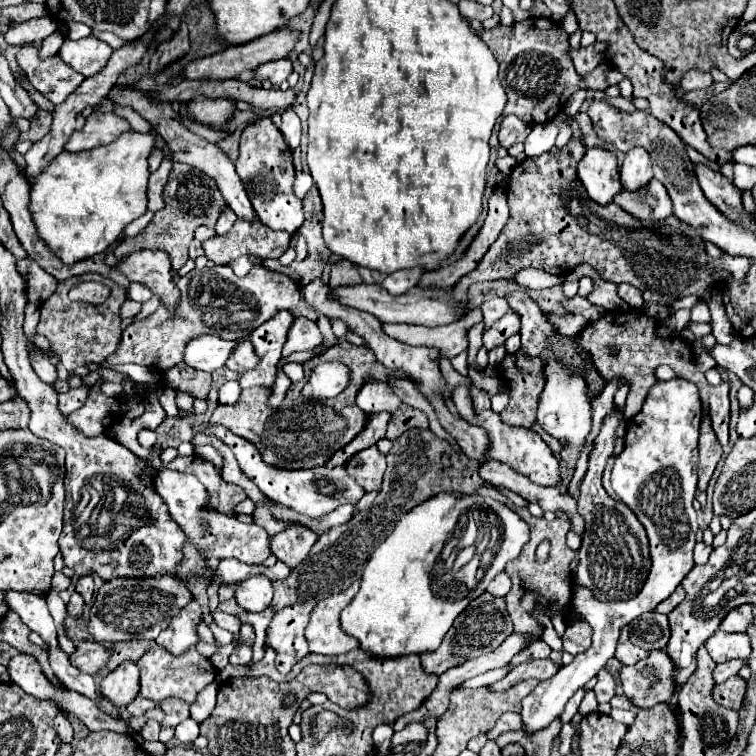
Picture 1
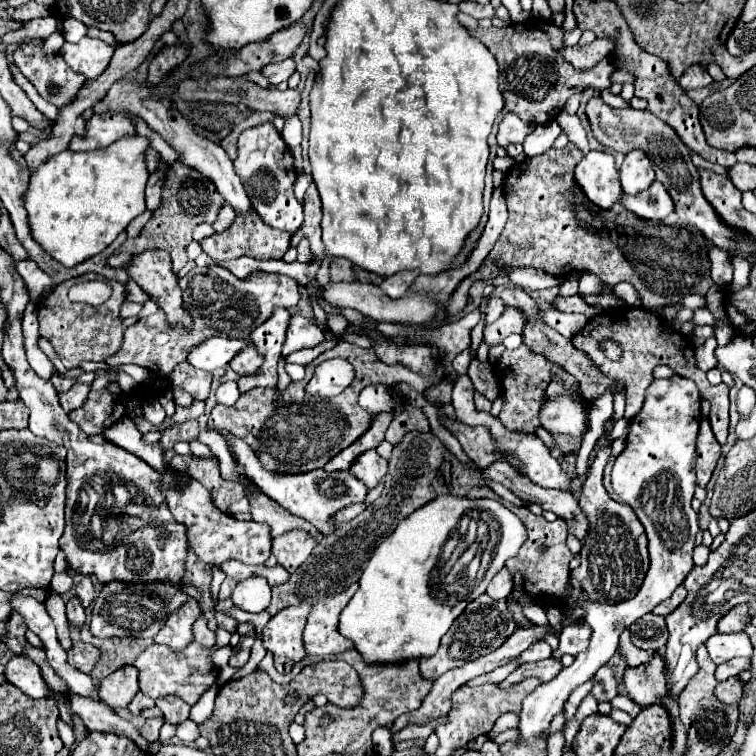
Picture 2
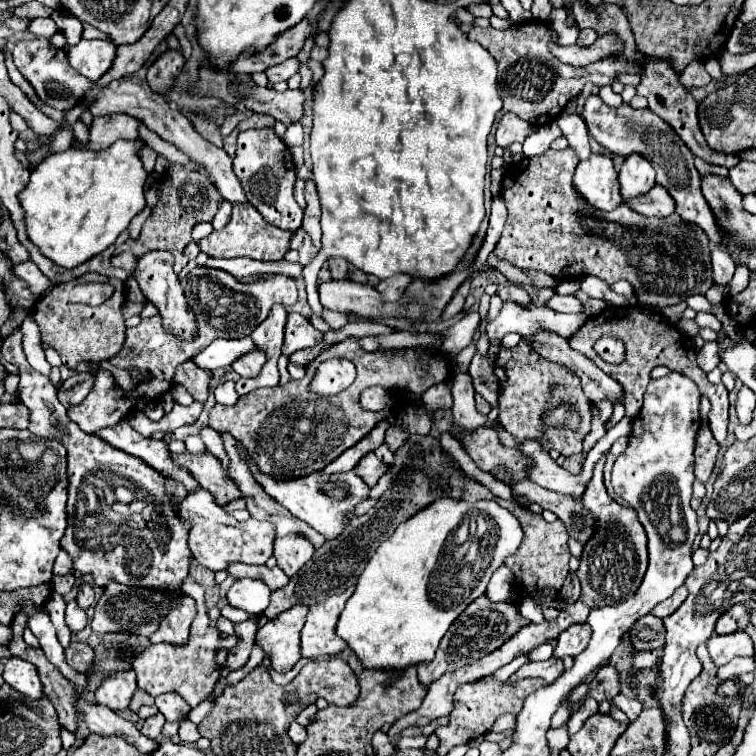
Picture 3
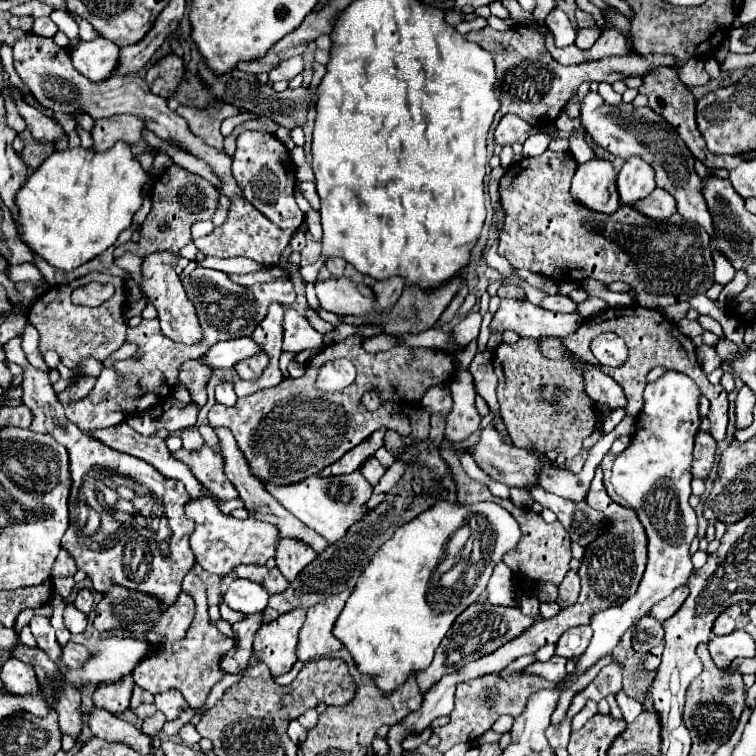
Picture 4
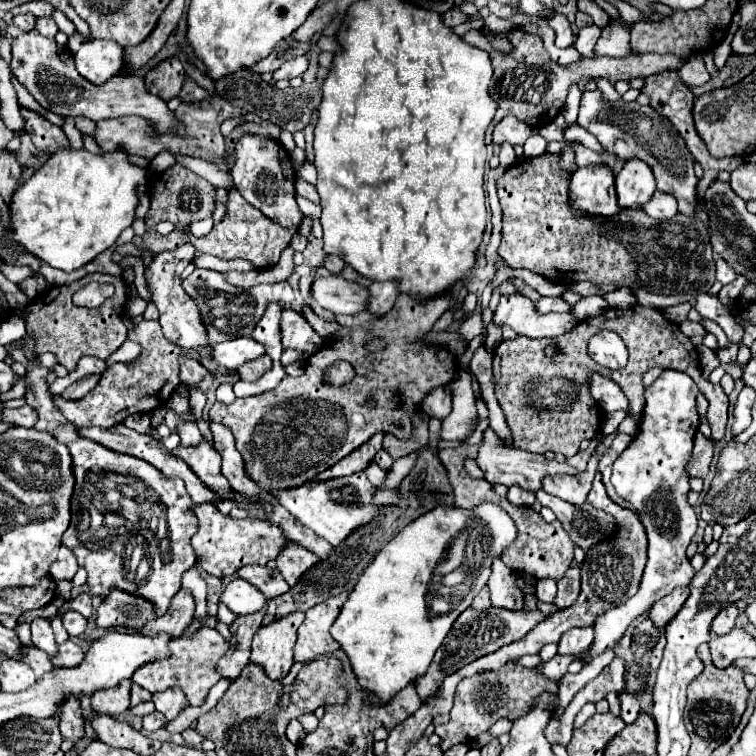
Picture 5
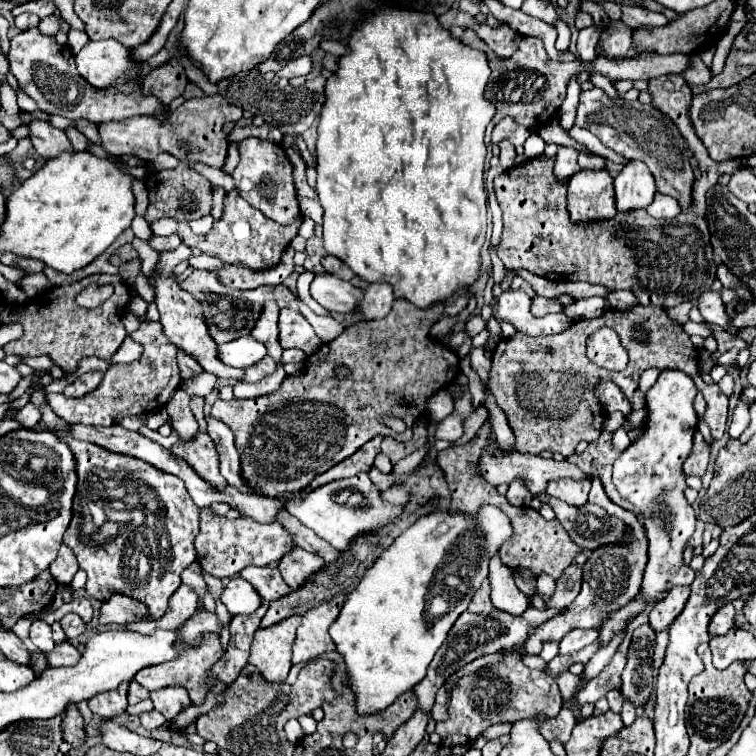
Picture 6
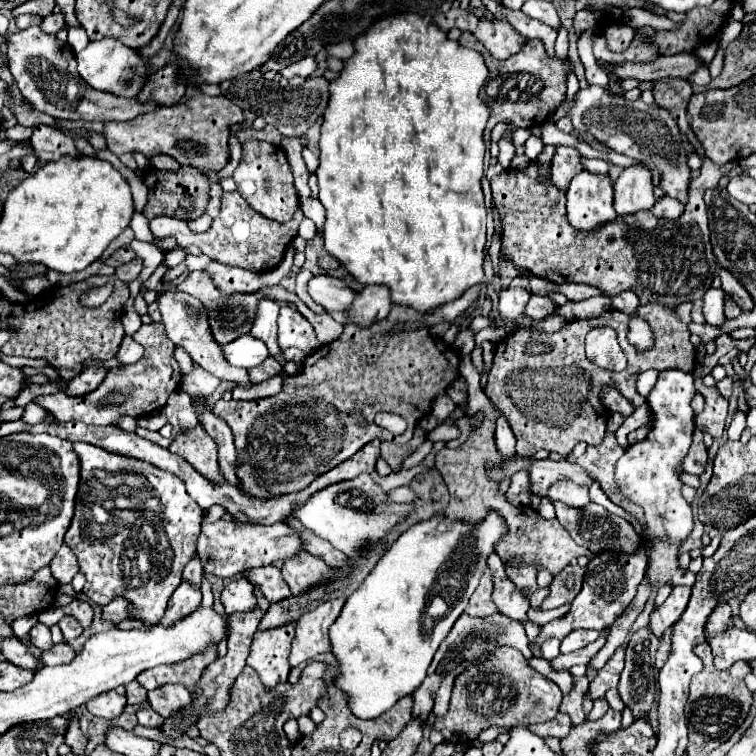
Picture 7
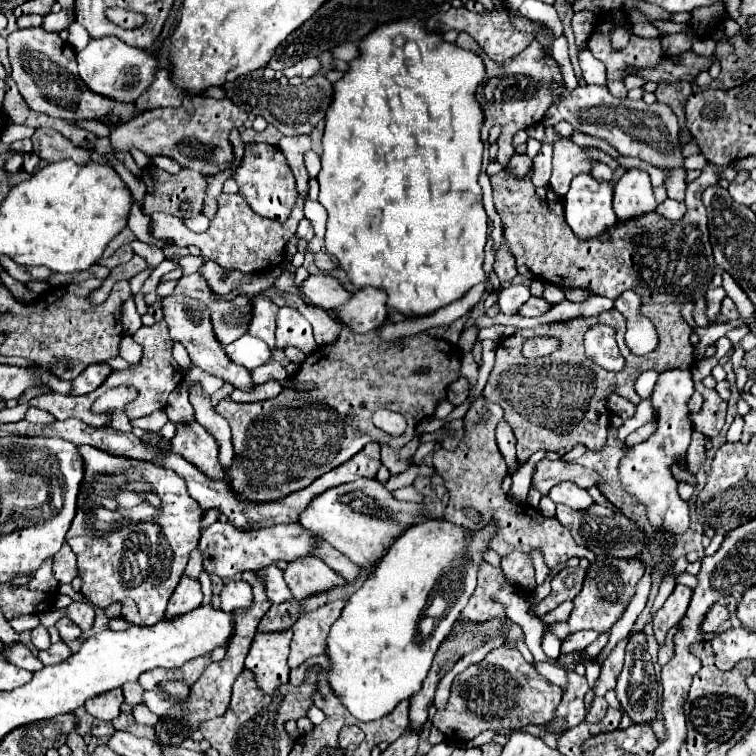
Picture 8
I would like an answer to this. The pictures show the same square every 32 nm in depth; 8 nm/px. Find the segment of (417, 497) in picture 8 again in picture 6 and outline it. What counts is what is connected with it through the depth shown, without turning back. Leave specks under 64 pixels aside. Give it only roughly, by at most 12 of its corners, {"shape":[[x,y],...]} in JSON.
{"shape":[[403,485],[381,493],[383,501],[393,505],[405,504],[410,492]]}

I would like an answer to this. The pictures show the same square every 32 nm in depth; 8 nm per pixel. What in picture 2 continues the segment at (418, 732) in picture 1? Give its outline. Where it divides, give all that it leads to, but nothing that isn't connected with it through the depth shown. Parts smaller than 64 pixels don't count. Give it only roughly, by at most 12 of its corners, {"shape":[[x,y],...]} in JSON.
{"shape":[[445,716],[430,724],[410,724],[392,736],[394,744],[400,740],[426,740],[432,730],[444,722]]}

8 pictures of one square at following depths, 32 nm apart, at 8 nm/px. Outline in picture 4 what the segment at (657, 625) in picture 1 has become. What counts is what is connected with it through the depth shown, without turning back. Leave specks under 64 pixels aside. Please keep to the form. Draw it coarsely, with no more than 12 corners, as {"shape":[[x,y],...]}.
{"shape":[[650,614],[632,628],[638,654],[664,640],[664,628]]}

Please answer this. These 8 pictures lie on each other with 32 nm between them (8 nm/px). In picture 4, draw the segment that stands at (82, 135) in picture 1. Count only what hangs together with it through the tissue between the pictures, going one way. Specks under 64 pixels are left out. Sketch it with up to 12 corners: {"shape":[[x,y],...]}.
{"shape":[[136,116],[100,118],[94,122],[94,150],[102,152],[124,140],[134,154],[148,148]]}

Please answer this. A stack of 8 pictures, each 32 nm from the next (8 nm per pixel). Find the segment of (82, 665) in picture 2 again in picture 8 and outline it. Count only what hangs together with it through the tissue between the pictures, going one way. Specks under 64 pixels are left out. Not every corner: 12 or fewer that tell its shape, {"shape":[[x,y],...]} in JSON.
{"shape":[[64,642],[52,644],[38,654],[42,664],[64,662],[72,650]]}

